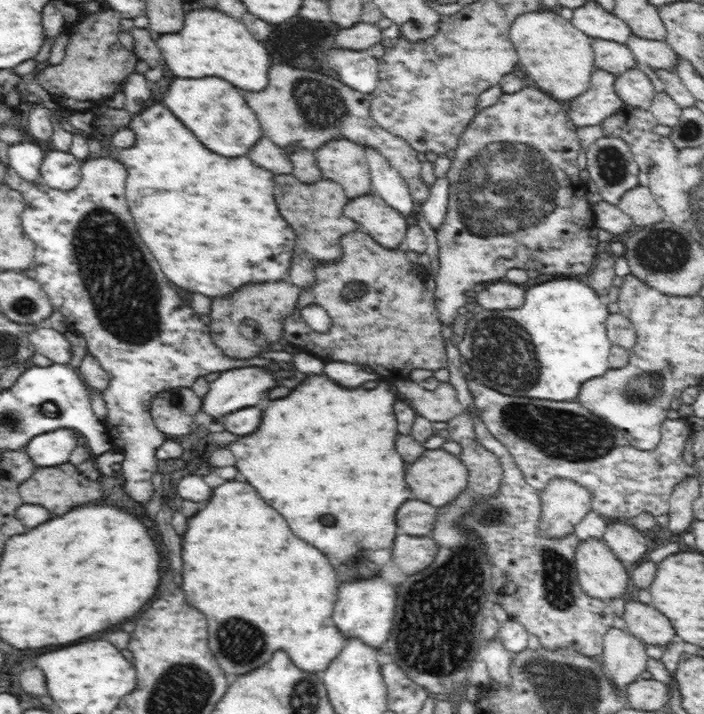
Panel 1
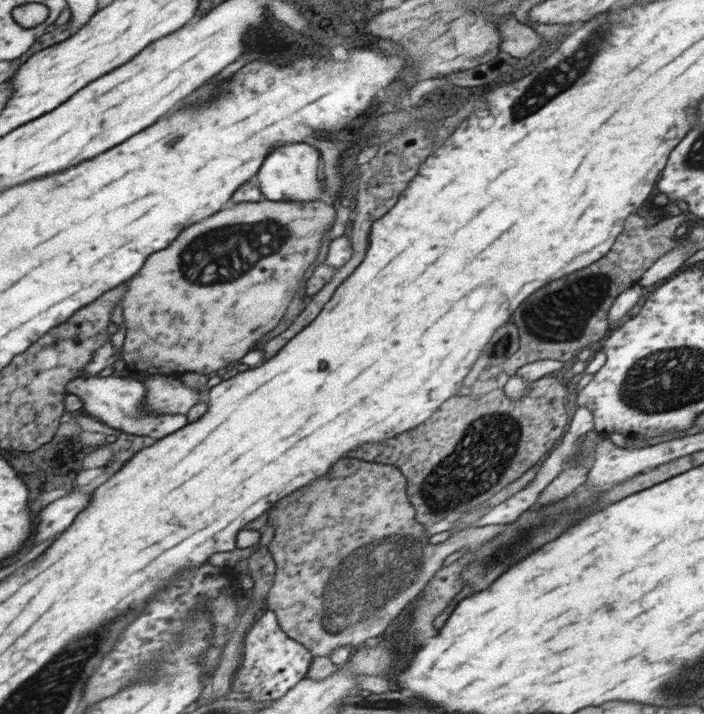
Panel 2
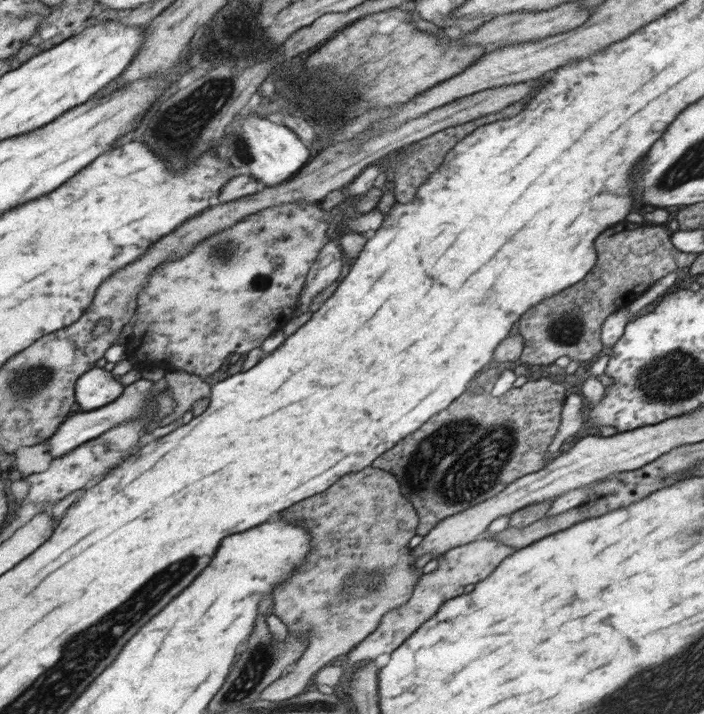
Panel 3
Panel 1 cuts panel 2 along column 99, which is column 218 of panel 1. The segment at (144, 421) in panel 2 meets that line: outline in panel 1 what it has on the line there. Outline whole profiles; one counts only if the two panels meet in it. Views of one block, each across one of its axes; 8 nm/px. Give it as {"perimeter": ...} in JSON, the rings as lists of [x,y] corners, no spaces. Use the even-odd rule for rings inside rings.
{"perimeter":[[[256,366],[228,370],[209,382],[209,390],[202,398],[200,410],[211,416],[212,420],[219,420],[246,406],[256,406],[276,386],[280,384],[270,370]]]}

